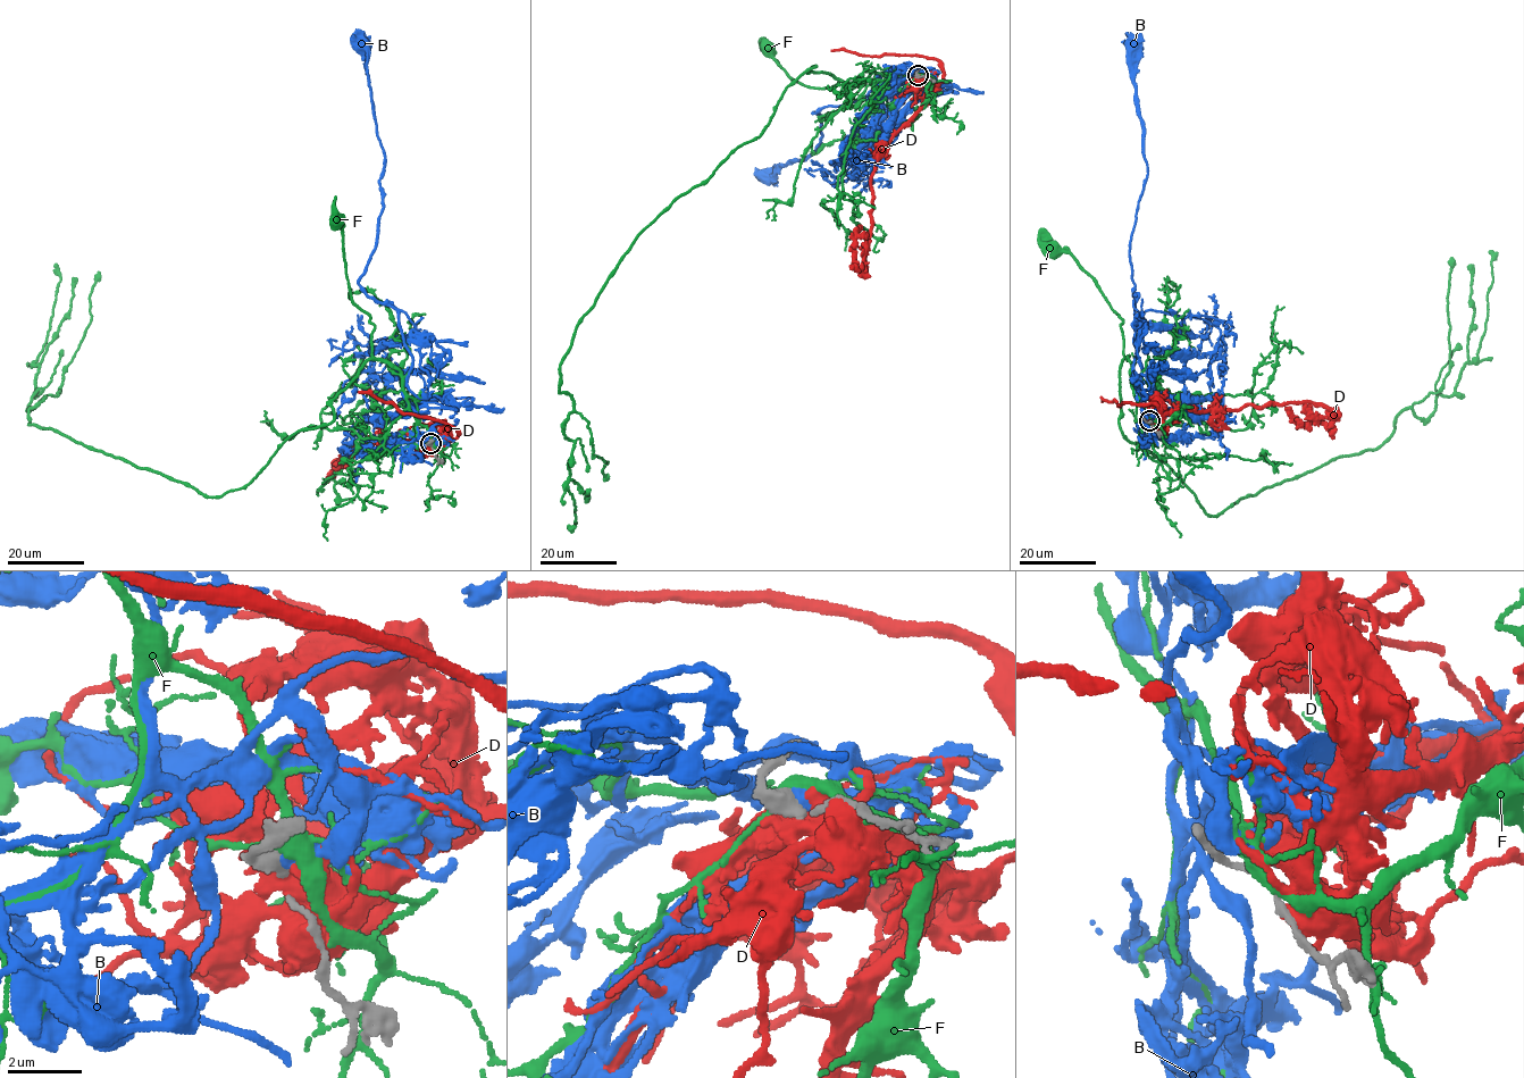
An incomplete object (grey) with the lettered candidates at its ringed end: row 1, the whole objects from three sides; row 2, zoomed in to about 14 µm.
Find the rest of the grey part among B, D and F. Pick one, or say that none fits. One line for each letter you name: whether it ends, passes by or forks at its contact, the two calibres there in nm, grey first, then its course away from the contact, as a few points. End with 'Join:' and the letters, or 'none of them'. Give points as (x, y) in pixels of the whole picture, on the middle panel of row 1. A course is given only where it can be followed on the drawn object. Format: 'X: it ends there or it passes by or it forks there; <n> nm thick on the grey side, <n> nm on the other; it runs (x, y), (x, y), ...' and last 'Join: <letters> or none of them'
B: it passes by; 400 nm thick on the grey side, 400 nm on the other; it runs (918, 75), (922, 73), (879, 75), (880, 86), (865, 95), (813, 113), (821, 116), (815, 151), (768, 176)
Join: B

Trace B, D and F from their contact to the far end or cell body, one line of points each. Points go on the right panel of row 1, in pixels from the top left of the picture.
B: (1149, 421), (1144, 410), (1141, 416), (1144, 404), (1132, 384), (1136, 298), (1129, 253), (1147, 167), (1133, 46)
D: (1152, 420), (1186, 408), (1220, 412), (1272, 402), (1304, 402), (1316, 416), (1332, 420), (1295, 423), (1284, 407)
F: (1149, 420), (1148, 412), (1133, 397), (1131, 364), (1123, 356), (1123, 320), (1096, 280), (1072, 256), (1049, 249)

